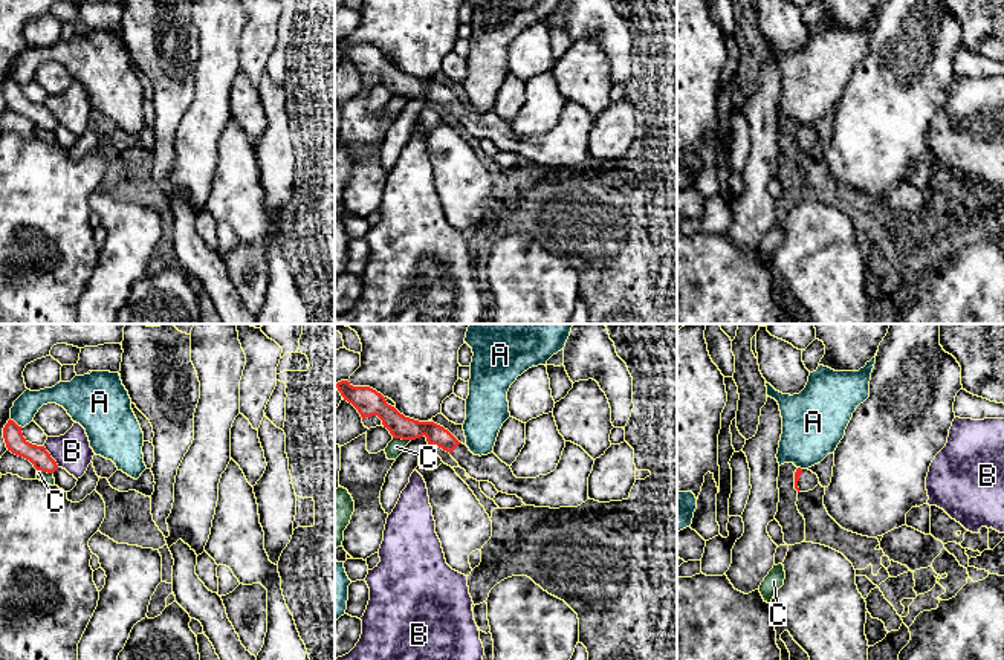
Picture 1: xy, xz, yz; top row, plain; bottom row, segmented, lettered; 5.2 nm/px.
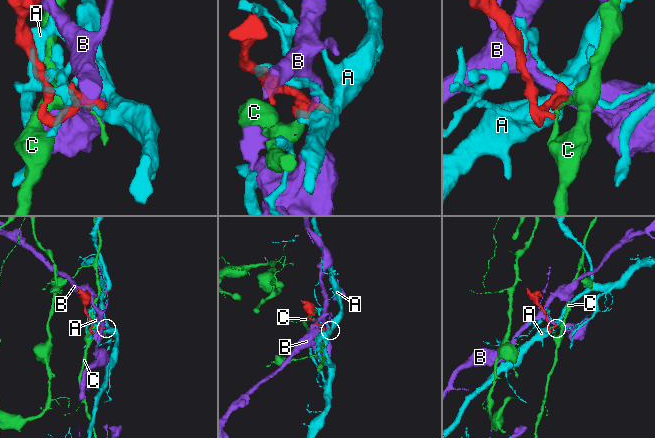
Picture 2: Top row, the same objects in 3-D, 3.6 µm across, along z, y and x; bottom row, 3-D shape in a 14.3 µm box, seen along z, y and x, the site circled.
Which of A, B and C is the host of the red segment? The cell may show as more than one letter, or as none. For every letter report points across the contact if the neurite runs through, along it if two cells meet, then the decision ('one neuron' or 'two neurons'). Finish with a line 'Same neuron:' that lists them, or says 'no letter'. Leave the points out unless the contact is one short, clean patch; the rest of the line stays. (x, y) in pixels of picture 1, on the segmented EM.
A: two neurons
B: border along xy (43, 446), (58, 466); two neurons
C: border along xz (393, 437), (410, 440); two neurons
Same neuron: no letter

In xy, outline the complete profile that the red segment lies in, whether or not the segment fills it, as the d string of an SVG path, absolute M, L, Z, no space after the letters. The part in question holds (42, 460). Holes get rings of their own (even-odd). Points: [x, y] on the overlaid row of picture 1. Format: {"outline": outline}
{"outline": "M8 420L3 428L3 438L8 451L29 460L37 471L53 474L58 469L57 461L50 457L44 446L29 443L14 420Z"}

